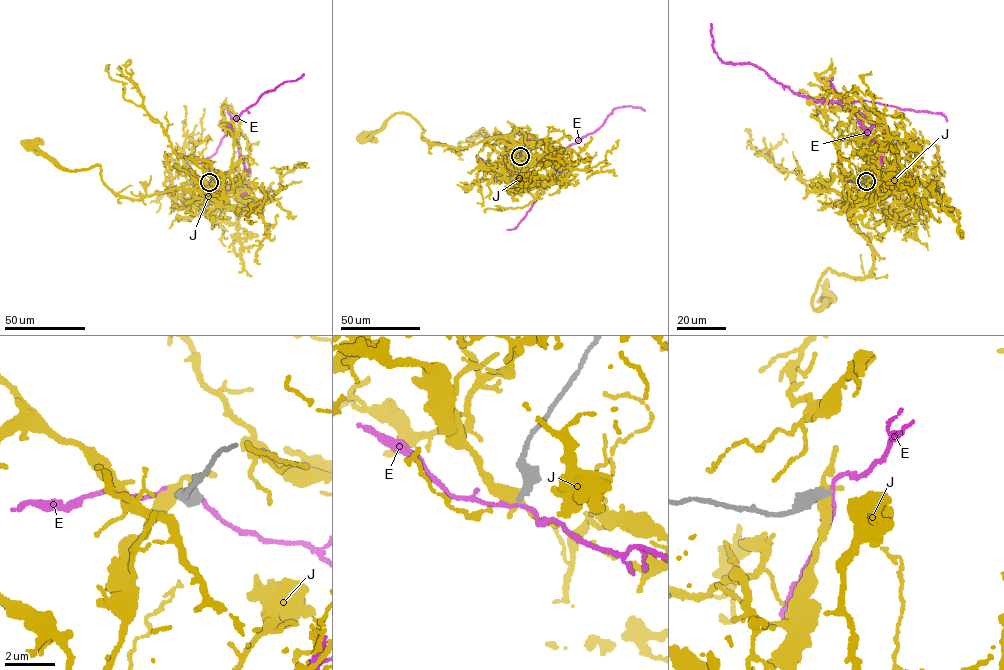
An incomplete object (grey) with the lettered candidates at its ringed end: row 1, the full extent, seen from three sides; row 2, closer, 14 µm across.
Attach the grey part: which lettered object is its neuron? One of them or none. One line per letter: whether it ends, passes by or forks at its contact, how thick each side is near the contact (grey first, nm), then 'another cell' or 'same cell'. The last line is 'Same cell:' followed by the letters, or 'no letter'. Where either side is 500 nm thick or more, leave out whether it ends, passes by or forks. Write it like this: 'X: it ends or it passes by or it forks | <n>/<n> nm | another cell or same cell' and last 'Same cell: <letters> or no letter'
E: it forks | 280/120 nm | another cell
J: it passes by | 340/420 nm | another cell
Same cell: no letter

